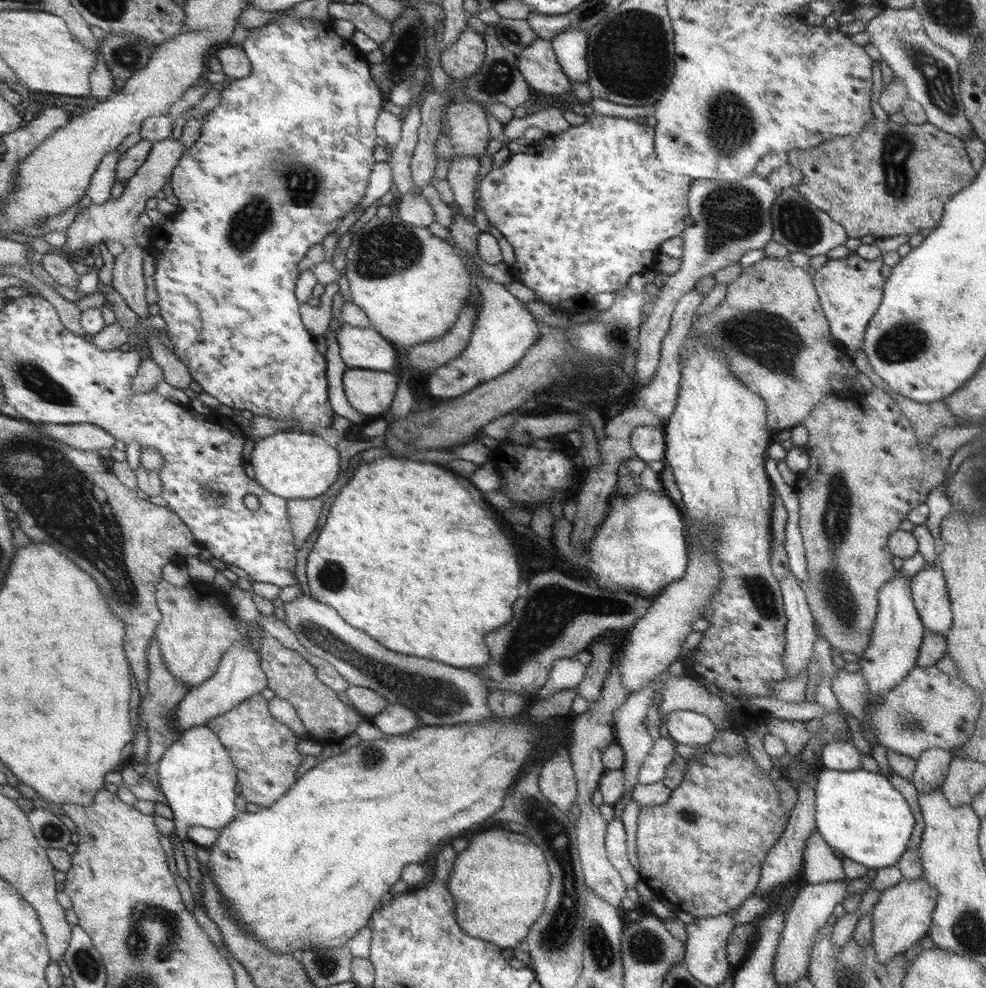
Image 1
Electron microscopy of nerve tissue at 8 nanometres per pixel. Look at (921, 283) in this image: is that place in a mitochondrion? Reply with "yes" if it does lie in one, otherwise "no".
no

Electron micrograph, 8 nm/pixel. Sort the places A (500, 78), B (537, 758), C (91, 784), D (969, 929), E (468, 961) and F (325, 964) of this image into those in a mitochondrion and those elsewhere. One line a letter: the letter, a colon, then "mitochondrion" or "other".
A: mitochondrion
B: other
C: other
D: mitochondrion
E: other
F: mitochondrion

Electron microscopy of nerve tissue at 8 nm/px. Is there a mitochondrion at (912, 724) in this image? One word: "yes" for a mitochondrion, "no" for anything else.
yes

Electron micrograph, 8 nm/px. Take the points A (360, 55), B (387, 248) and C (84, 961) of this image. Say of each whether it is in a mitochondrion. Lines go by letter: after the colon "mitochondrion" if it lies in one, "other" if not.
A: other
B: mitochondrion
C: mitochondrion

